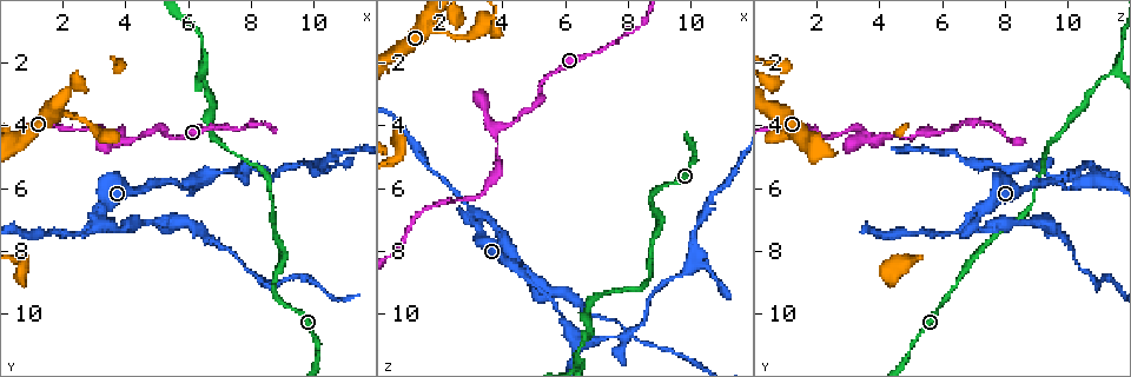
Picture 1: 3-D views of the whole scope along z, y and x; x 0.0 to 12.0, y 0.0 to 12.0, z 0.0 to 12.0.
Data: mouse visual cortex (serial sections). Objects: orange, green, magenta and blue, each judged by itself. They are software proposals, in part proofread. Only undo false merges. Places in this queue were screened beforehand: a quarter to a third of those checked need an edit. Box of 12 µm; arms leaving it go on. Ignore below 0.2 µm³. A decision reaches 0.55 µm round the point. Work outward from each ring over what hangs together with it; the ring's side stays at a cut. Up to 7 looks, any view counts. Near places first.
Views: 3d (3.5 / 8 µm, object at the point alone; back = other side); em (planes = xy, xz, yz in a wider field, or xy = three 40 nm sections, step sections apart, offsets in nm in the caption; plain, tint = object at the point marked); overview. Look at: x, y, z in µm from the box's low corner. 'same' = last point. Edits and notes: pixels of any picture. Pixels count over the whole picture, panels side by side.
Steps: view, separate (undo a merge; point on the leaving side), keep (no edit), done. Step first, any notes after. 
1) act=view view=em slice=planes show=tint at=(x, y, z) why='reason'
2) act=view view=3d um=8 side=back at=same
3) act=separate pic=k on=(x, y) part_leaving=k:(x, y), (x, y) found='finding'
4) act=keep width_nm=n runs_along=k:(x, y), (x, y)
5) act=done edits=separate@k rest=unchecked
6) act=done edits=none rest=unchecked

act=view view=3d um=3.5 at=(3.8, 4.4, 4.1)

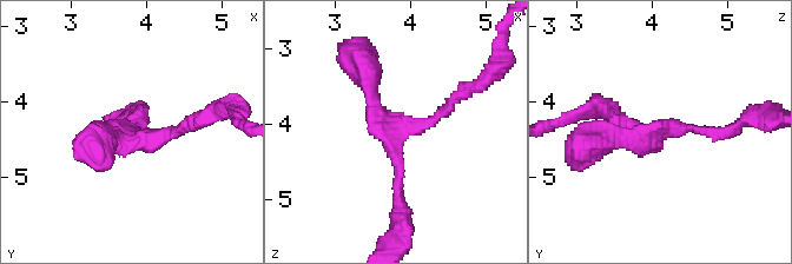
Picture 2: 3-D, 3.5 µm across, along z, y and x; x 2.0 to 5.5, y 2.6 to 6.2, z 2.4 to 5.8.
act=view view=em slice=xy step=5 show=tint at=(3.75, 4.45, 4.10) why='now the EM'

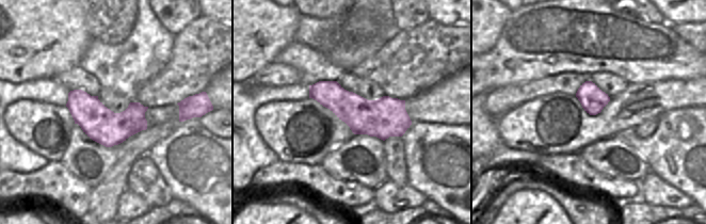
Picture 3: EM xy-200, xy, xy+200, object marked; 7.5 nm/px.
act=keep found='one cell here'

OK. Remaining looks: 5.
act=view view=3d um=8 at=(6.4, 2.5, 11.2) why='a narrow waist'

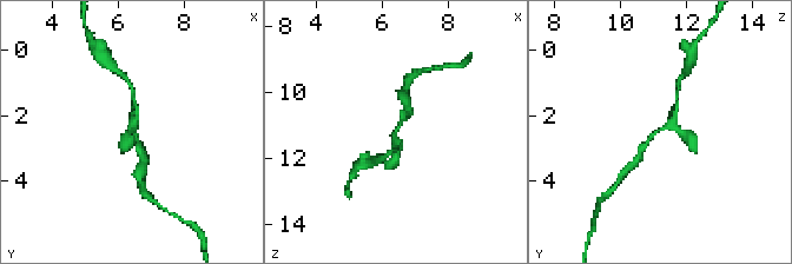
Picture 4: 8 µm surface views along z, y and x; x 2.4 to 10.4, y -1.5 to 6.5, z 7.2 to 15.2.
act=view view=3d um=3.5 side=back at=(6.4, 2.5, 11.3)

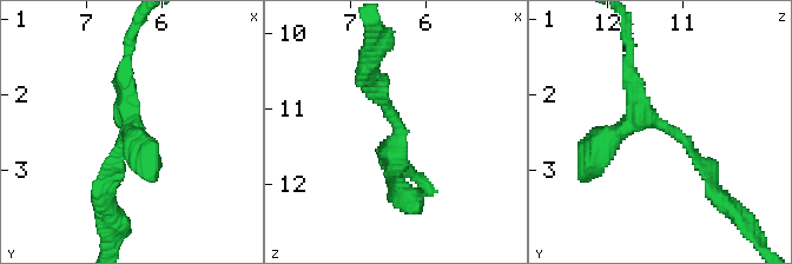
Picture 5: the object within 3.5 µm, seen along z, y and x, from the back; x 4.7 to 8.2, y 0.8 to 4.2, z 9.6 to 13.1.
act=view view=em slice=xy step=2 show=tint at=(6.45, 2.50, 11.25) arms=3 arm_widths_nm=200,200,250

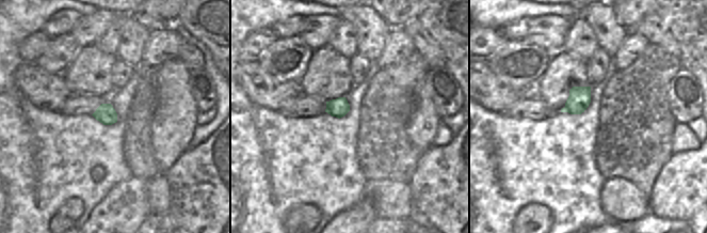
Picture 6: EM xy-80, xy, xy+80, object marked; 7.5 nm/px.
act=keep width_nm=140 runs_along=5:(711, 180), (678, 133), (641, 114), (629, 72) found='all the same cell'

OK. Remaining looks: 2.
act=view view=em slice=xy step=3 show=tint at=(7.3, 5.4, 10.8) why='narrows sharply'

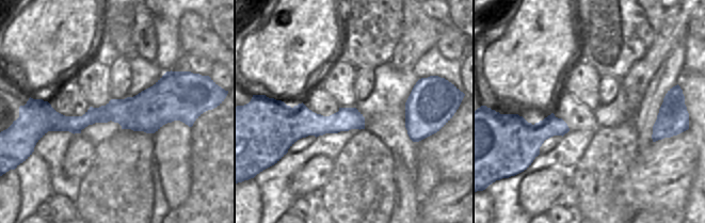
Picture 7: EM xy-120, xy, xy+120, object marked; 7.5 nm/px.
act=view view=3d um=3.5 at=same why='wider look'

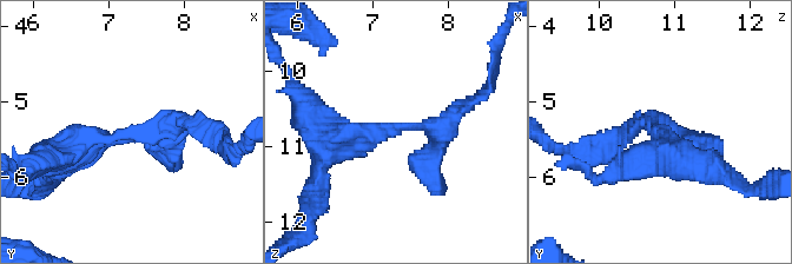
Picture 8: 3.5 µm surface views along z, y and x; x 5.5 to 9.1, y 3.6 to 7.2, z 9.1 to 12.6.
act=keep runs_along=8:(328, 136), (437, 127), (469, 103) found='continuous, no second cell'

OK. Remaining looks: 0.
act=done edits=none rest=unchecked

